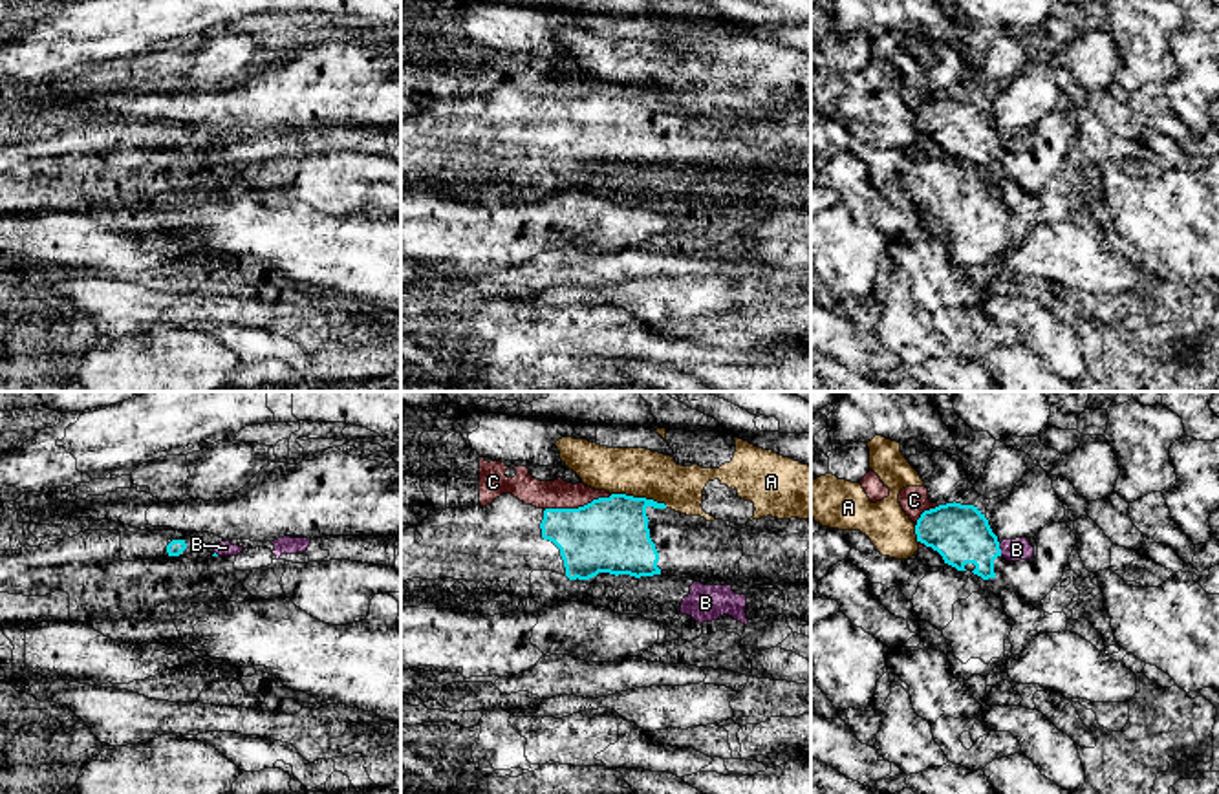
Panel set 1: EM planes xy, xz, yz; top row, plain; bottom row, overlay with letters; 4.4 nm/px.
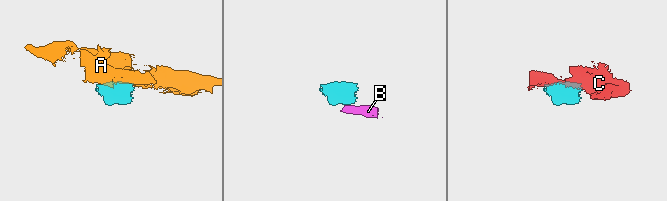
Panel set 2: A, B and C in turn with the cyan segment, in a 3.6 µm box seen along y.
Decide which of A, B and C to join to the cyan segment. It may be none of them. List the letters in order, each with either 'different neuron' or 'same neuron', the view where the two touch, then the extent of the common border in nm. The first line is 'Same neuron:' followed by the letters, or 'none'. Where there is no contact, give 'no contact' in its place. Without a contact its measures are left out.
Same neuron: B
A: different neuron | xz | 260 nm
B: same neuron | yz | 60 nm
C: different neuron | xz | 300 nm

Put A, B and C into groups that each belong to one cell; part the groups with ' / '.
A C / B

